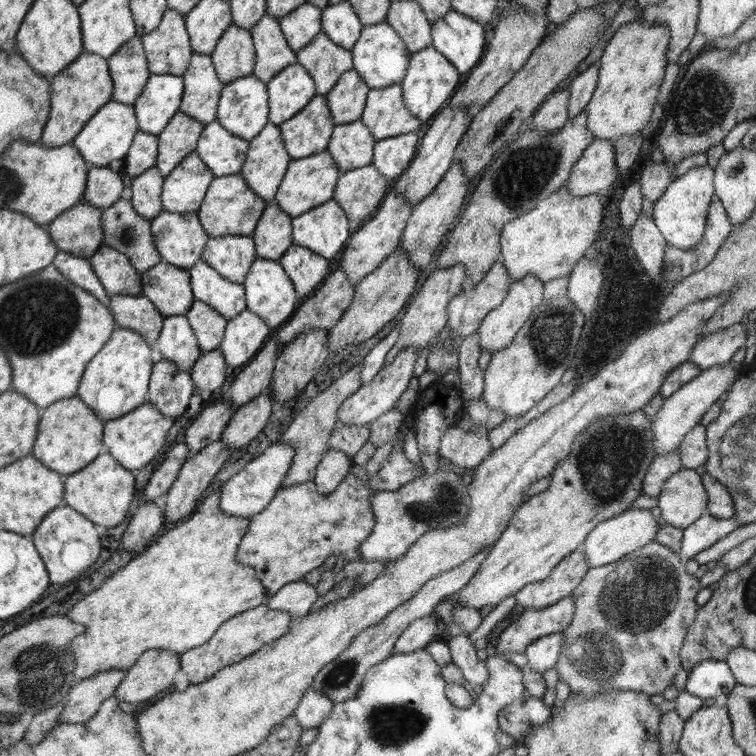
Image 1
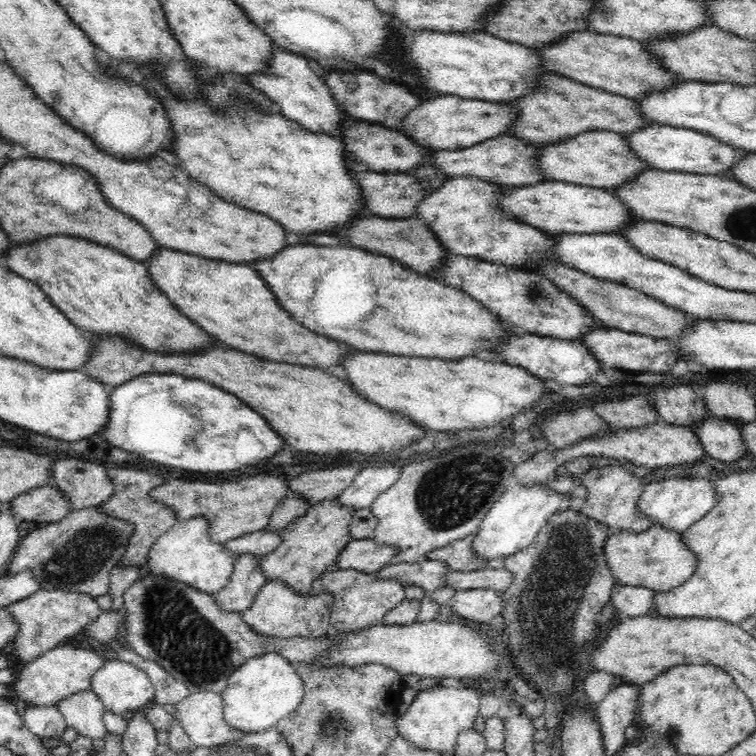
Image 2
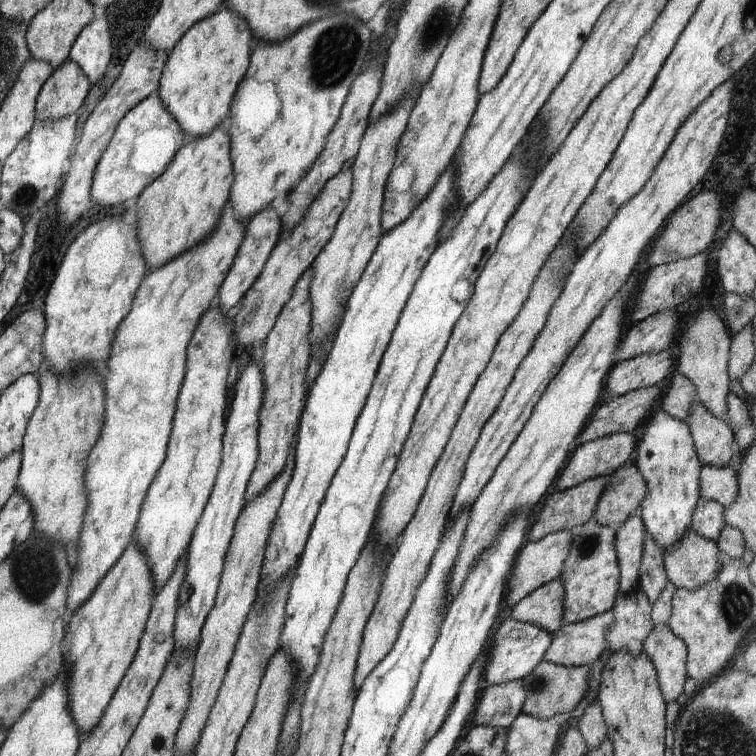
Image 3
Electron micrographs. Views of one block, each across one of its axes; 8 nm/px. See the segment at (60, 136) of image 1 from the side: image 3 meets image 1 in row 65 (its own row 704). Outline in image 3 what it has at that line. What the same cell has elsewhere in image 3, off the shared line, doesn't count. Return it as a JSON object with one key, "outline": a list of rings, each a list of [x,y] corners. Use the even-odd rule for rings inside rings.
{"outline":[[[131,540],[118,562],[98,582],[90,598],[69,614],[66,634],[60,644],[63,654],[61,669],[68,682],[69,711],[80,738],[101,722],[104,710],[134,660],[155,591],[148,560],[136,540]]]}

